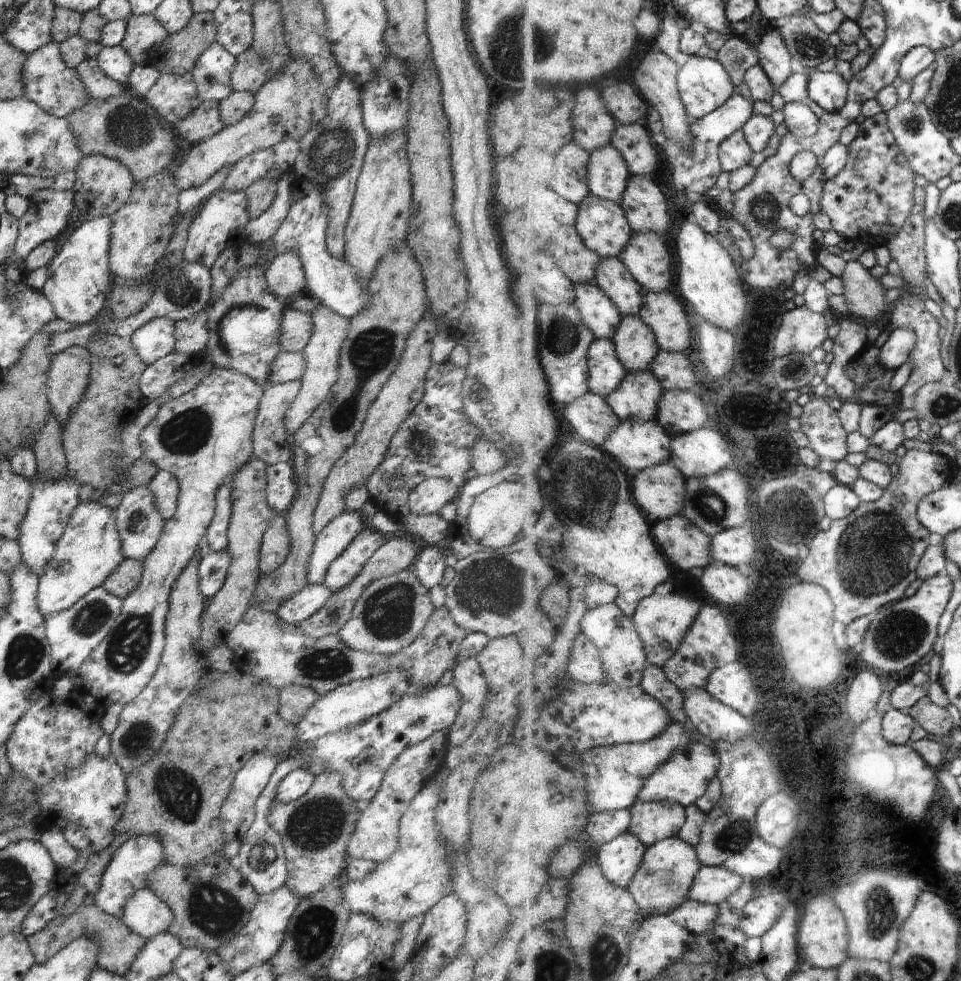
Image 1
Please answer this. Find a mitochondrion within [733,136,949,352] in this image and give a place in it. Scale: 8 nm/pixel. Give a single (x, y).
(764, 208)

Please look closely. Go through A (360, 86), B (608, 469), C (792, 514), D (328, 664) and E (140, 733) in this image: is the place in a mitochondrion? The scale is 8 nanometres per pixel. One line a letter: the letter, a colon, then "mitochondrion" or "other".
A: other
B: mitochondrion
C: mitochondrion
D: mitochondrion
E: mitochondrion

